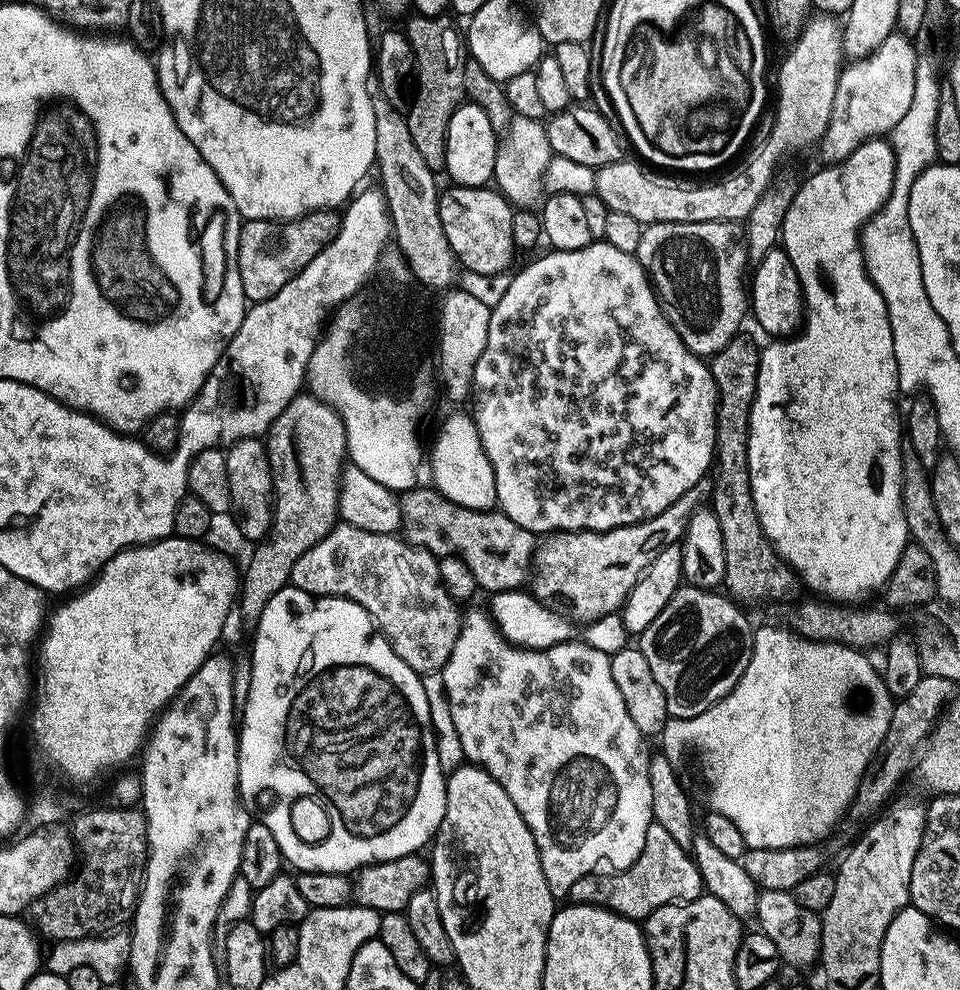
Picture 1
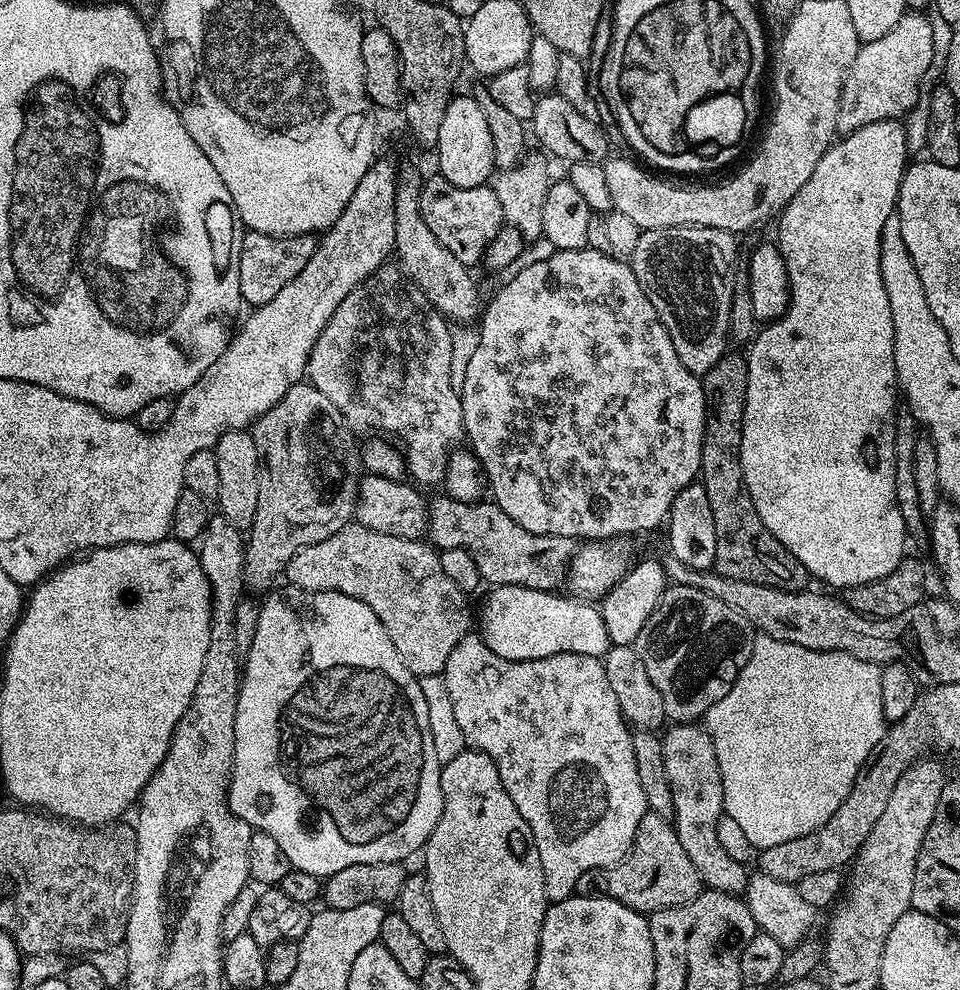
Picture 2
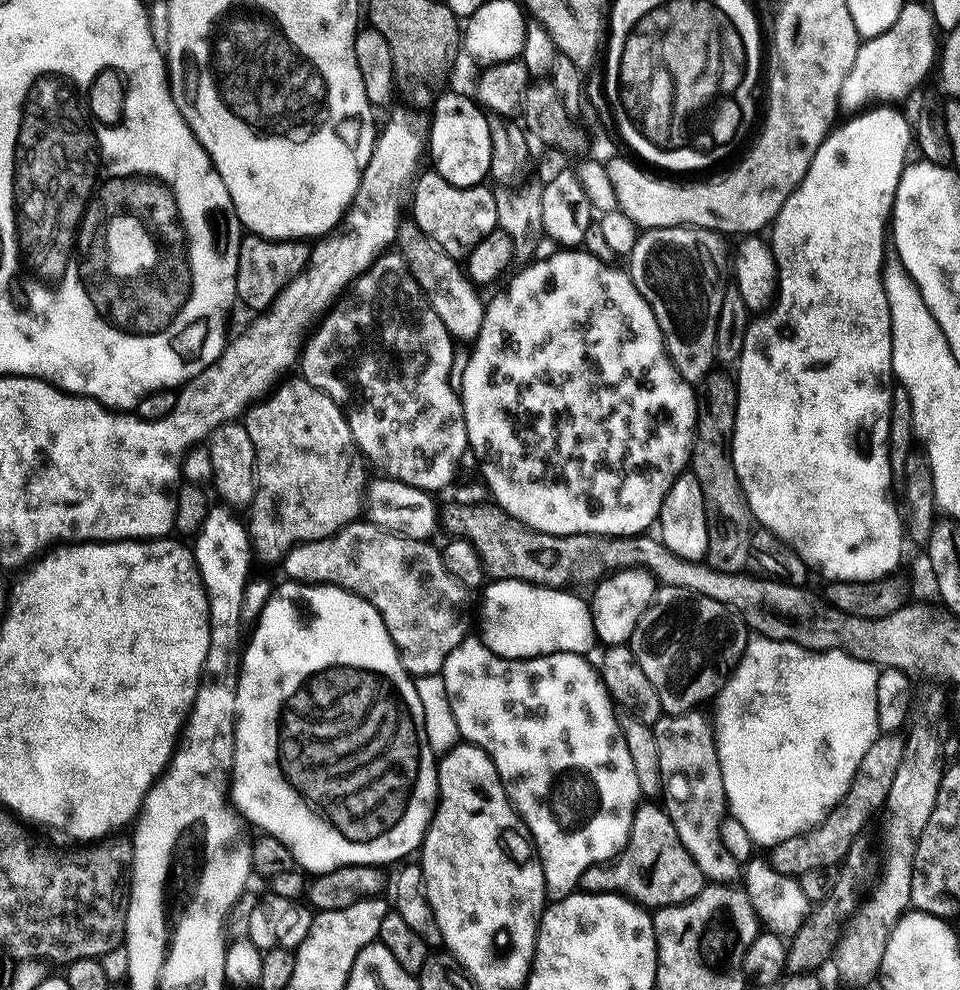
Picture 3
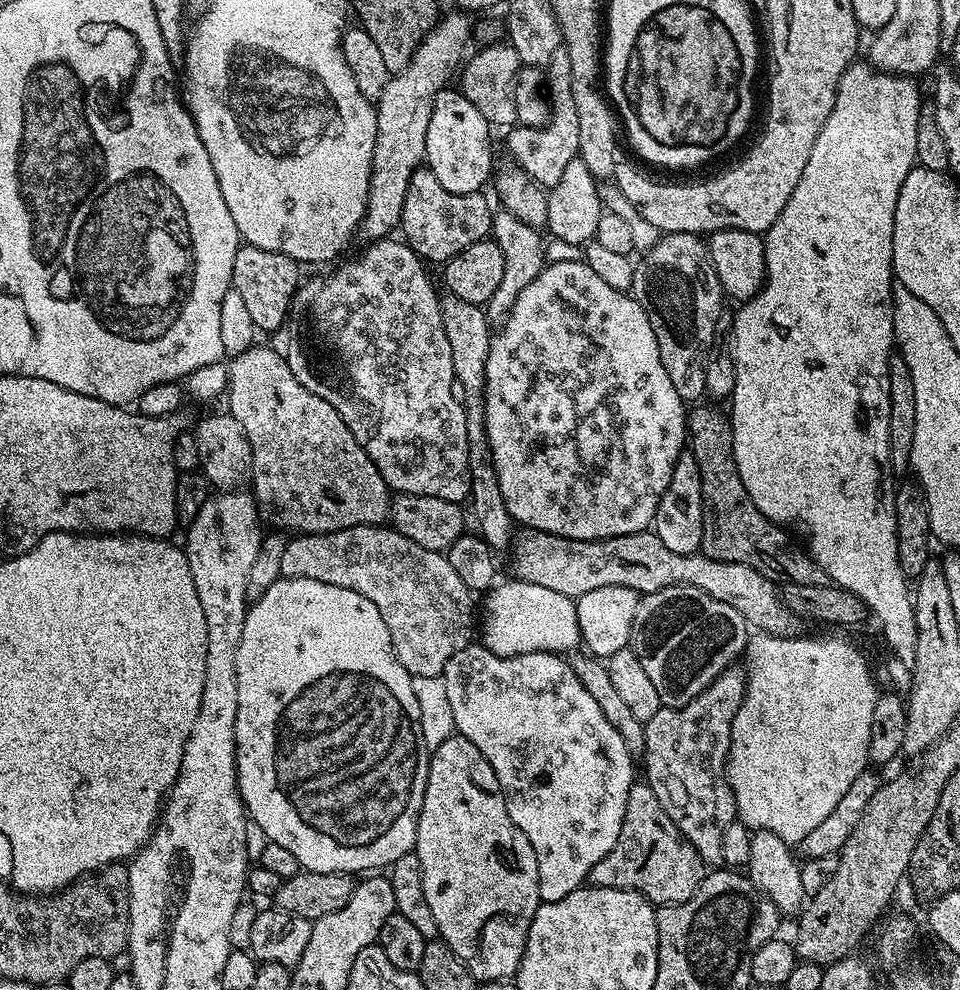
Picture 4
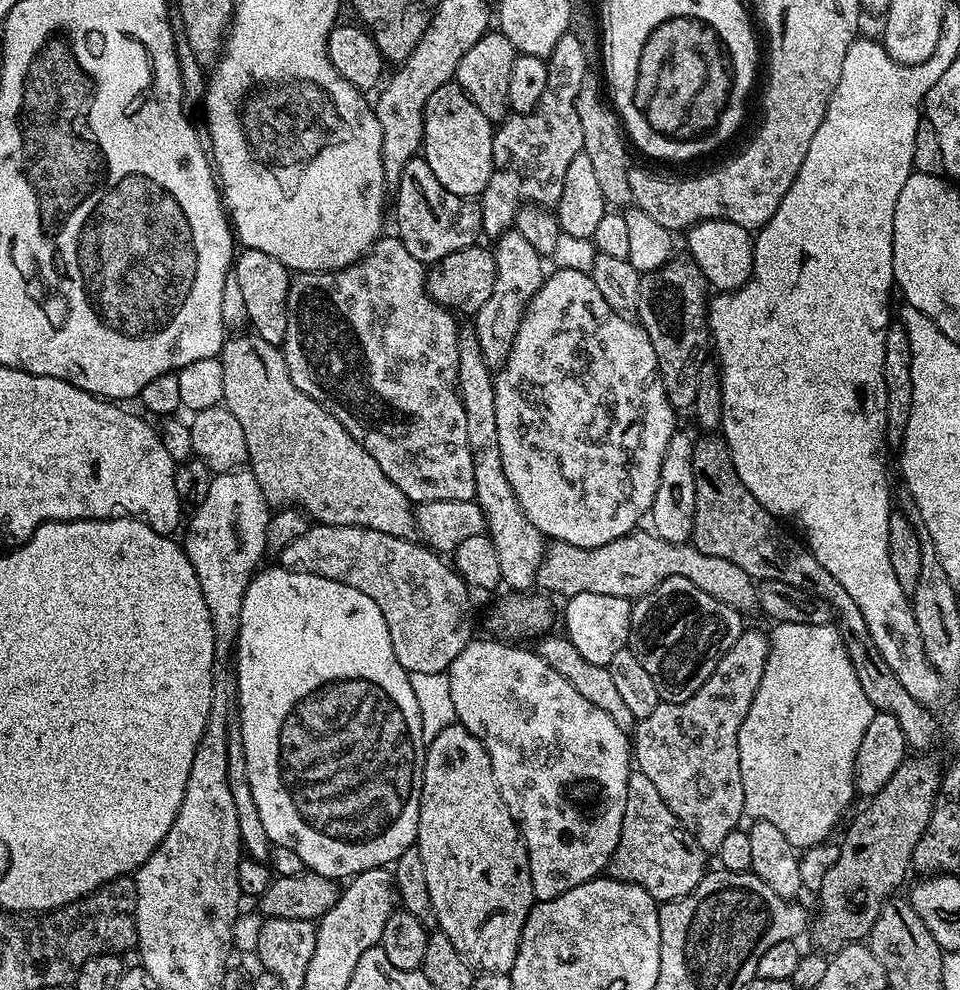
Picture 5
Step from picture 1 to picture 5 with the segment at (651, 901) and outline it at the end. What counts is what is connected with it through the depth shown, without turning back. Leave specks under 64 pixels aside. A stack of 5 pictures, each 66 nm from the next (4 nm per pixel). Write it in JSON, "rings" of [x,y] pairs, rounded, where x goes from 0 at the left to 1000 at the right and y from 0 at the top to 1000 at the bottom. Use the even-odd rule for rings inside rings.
{"rings":[[[666,778],[655,779],[652,798],[652,818],[648,822],[648,838],[644,855],[631,881],[636,888],[671,897],[684,911],[708,909],[731,891],[735,863],[731,855],[706,830],[694,814],[694,806],[685,802],[685,794]]]}

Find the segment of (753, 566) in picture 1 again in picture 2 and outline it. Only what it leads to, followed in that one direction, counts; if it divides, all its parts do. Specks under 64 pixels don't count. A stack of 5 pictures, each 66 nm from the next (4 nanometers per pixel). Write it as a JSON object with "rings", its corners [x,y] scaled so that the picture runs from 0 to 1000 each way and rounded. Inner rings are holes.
{"rings":[[[774,359],[754,361],[731,381],[733,390],[733,445],[728,488],[733,490],[740,519],[744,519],[744,577],[748,582],[797,590],[816,598],[836,598],[843,593],[840,572],[798,535],[775,490],[771,470],[771,435],[775,429],[775,399],[779,365]]]}

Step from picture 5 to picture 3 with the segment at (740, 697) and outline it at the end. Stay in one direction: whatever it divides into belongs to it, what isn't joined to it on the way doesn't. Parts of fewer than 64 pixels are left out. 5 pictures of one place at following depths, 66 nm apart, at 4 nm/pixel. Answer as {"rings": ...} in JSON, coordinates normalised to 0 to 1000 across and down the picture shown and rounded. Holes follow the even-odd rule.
{"rings":[[[722,717],[705,723],[692,721],[684,731],[678,732],[685,754],[690,815],[698,830],[702,830],[710,855],[719,859],[719,867],[723,867],[727,879],[731,879],[734,890],[761,893],[772,884],[773,875],[760,867],[756,855],[752,855],[752,830],[758,820],[758,807],[752,794],[746,737],[743,728],[731,720]]]}

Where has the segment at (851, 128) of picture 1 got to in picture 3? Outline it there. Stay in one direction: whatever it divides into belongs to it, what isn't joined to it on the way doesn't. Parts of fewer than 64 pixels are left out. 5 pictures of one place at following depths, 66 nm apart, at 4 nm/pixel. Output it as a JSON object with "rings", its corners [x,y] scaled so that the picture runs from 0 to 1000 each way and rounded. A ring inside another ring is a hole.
{"rings":[[[943,2],[940,6],[940,14],[935,14],[935,19],[931,21],[931,26],[910,38],[900,40],[897,43],[894,55],[890,59],[890,67],[885,75],[879,77],[877,91],[875,92],[876,110],[896,111],[907,103],[938,103],[942,101],[963,80],[967,77],[967,72],[972,72],[973,66],[977,61],[977,36],[975,40],[975,28],[977,29],[977,20],[963,4],[950,4]]]}

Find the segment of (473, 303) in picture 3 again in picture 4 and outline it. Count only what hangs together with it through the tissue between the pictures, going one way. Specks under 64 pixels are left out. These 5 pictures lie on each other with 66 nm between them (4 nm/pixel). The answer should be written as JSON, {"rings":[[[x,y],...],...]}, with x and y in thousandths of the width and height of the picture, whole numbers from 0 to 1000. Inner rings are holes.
{"rings":[[[470,297],[458,304],[460,321],[465,329],[465,342],[469,344],[469,362],[473,366],[475,388],[481,397],[481,407],[485,416],[485,442],[488,443],[488,474],[490,475],[490,510],[496,520],[499,540],[515,556],[522,556],[534,548],[535,526],[527,515],[523,495],[519,491],[519,479],[515,475],[513,456],[506,442],[504,429],[504,379],[506,362],[513,348],[514,334],[508,333],[510,324],[505,312],[499,307],[491,307]],[[483,395],[483,396],[482,396]],[[534,533],[534,537],[533,537]]]}

